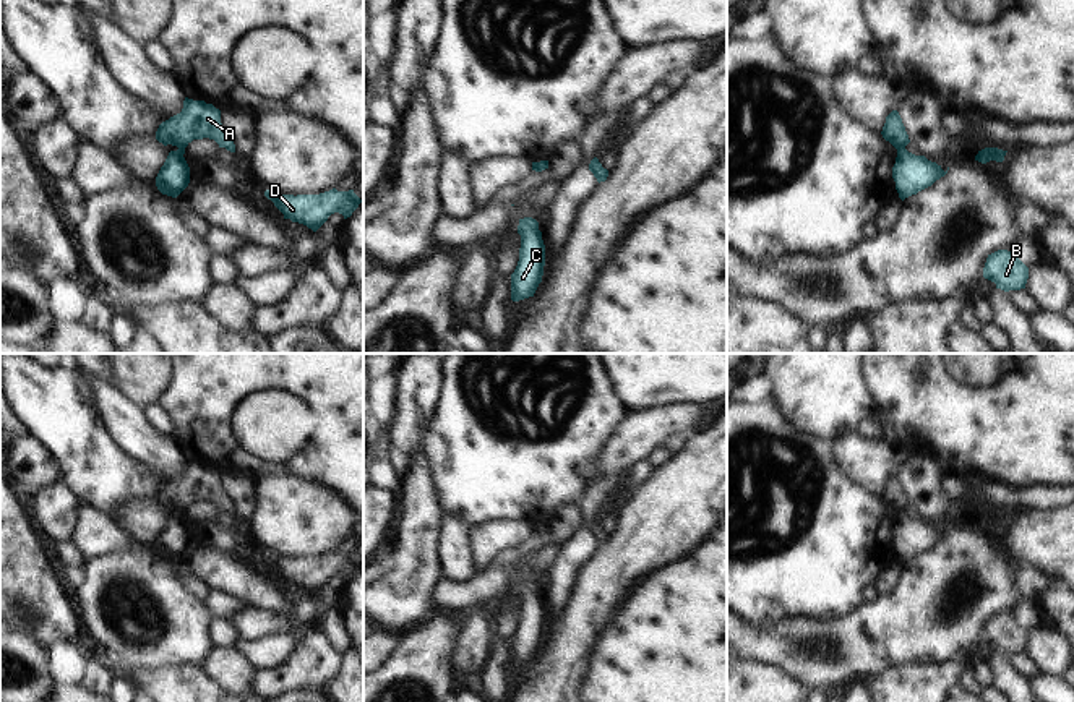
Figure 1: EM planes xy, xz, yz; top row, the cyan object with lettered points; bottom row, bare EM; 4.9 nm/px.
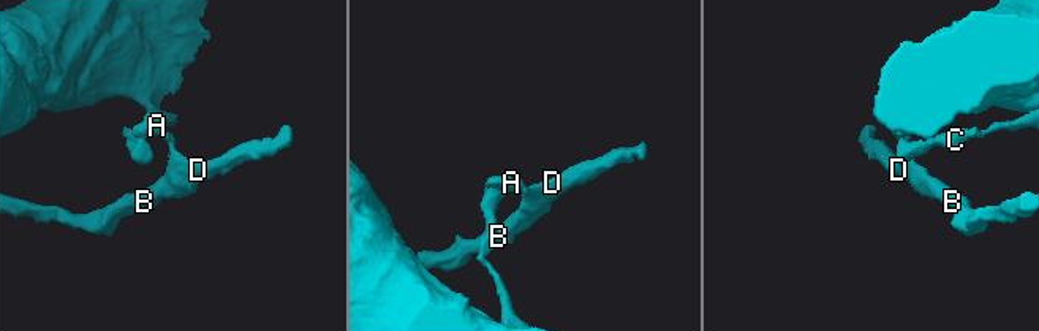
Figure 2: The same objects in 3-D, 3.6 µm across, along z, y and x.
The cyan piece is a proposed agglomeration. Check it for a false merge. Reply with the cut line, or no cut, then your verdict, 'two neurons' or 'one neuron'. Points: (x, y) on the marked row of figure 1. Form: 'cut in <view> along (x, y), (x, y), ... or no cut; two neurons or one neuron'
cut in yz along (904, 146), (897, 149); two neurons

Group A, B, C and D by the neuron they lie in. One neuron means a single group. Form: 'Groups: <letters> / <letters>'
Groups: A B D / C

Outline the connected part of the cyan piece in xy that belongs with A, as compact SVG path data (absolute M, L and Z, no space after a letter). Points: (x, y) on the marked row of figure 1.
M185 97L180 113L162 122L156 131L156 139L164 146L172 144L185 149L193 139L209 138L219 148L235 152L232 138L224 131L221 110L204 101Z

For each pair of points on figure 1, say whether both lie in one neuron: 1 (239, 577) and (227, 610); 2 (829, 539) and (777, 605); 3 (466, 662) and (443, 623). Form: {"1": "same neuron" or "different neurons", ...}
{"1": "different neurons", "2": "same neuron", "3": "different neurons"}

